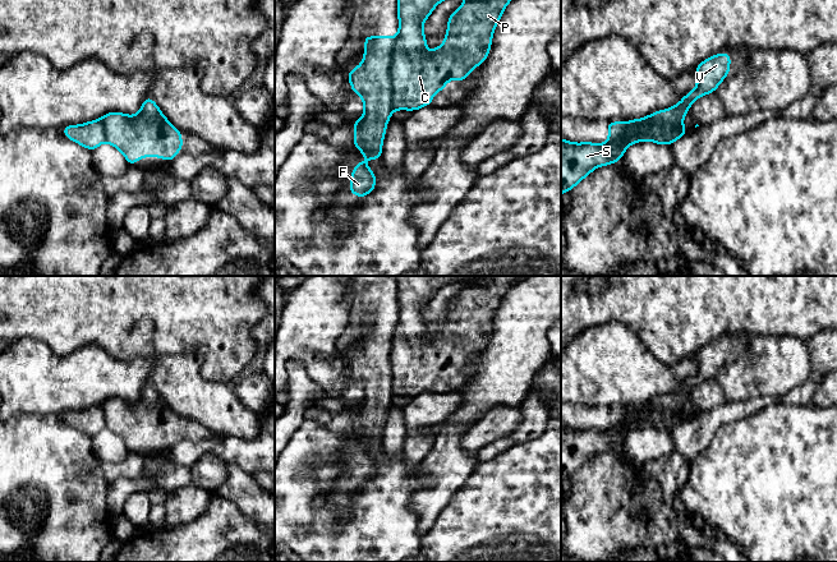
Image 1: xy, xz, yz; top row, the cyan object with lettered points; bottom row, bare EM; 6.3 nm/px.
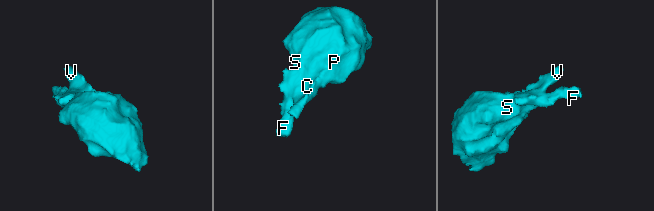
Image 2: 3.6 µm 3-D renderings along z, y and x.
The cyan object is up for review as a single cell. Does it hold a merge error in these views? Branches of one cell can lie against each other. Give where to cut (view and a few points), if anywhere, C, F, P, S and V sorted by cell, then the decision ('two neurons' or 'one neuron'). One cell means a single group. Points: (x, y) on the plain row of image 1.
cut in xz along (396, 325), (390, 337), (390, 390), (392, 395); C P S V / F; two neurons

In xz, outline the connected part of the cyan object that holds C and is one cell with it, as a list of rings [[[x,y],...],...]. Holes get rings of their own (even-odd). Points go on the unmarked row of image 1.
[[[395,276],[397,282],[399,321],[390,337],[391,391],[394,396],[415,397],[423,392],[429,392],[434,387],[434,383],[431,382],[432,379],[441,378],[451,364],[459,368],[465,367],[473,355],[487,346],[493,317],[501,305],[502,298],[510,286],[519,281],[520,276],[489,276],[486,282],[474,285],[473,282],[478,277],[480,276]],[[456,282],[466,282],[468,286],[450,300],[443,330],[427,340],[427,324],[423,319],[424,307],[432,300],[438,289]]]

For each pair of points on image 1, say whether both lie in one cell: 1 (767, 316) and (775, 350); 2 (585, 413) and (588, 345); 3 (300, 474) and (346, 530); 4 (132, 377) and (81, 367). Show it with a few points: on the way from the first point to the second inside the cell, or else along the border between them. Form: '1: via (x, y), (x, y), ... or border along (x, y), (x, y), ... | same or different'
1: border along (752, 335), (795, 335), (800, 339) | different
2: border along (574, 402), (603, 406), (606, 409) | different
3: via (300, 492), (300, 501), (329, 529) | same
4: via (119, 377), (93, 377) | same

